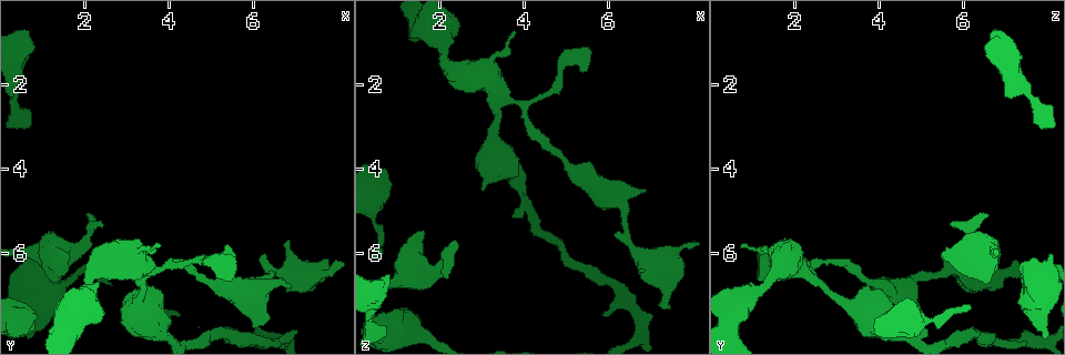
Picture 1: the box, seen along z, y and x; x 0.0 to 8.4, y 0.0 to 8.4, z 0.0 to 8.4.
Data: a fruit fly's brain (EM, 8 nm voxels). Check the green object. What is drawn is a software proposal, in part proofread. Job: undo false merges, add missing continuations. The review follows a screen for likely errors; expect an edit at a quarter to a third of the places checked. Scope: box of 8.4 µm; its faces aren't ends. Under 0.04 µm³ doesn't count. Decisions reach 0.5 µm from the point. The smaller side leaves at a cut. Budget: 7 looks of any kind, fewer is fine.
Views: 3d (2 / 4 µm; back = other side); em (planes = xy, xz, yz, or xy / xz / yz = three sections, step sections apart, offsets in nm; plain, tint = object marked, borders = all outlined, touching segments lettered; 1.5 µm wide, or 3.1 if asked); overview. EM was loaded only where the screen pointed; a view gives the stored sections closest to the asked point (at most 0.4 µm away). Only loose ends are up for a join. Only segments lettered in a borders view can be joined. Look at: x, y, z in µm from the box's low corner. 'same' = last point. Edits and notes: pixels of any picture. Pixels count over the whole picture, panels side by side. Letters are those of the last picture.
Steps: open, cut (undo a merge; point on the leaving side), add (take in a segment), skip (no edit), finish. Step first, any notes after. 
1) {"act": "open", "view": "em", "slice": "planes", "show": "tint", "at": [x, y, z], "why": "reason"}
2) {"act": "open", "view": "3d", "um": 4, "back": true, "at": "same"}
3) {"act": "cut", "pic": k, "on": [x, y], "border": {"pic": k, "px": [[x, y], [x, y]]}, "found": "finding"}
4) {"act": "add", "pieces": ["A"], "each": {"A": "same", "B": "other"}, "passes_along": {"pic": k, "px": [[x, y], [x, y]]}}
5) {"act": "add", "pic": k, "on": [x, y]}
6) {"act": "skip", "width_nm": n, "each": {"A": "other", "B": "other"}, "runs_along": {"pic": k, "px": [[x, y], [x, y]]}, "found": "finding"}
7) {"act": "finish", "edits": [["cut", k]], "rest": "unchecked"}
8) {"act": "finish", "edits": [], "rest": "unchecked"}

{"act": "open", "view": "3d", "um": 2, "at": [6.95, 6.75, 4.50], "why": "branch stops here"}

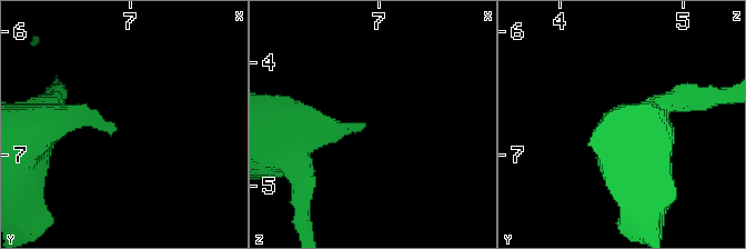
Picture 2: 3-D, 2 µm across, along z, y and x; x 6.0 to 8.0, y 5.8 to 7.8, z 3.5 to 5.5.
{"act": "open", "view": "em", "slice": "xz", "step": 8, "show": "borders", "at": [6.90, 6.80, 4.48], "why": "now the EM"}

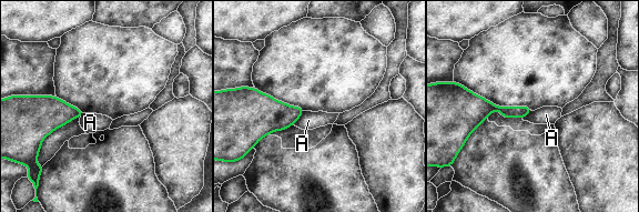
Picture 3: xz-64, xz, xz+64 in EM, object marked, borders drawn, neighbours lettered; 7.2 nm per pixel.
{"act": "open", "view": "em", "slice": "planes", "show": "borders", "at": "same"}

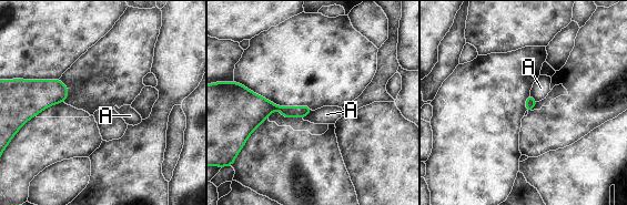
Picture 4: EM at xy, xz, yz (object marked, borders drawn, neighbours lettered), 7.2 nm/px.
{"act": "skip", "each": {"A": "other"}, "border": {"pic": 4, "px": [[311, 110], [302, 118]]}, "found": "none of them fits"}

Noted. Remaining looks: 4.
{"act": "open", "view": "3d", "um": 4, "at": [1.65, 6.05, 5.50], "why": "branch stops here"}

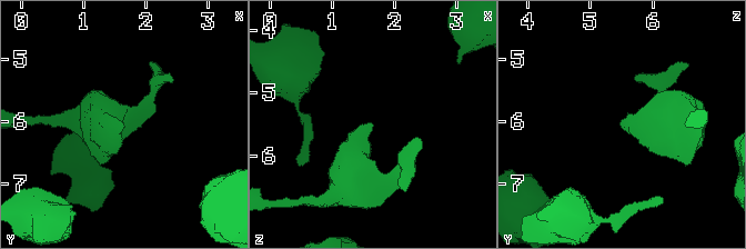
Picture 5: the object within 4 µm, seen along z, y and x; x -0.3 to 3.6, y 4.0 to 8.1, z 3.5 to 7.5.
{"act": "open", "view": "em", "slice": "xy", "step": 4, "show": "borders", "at": [1.65, 6.05, 5.50]}

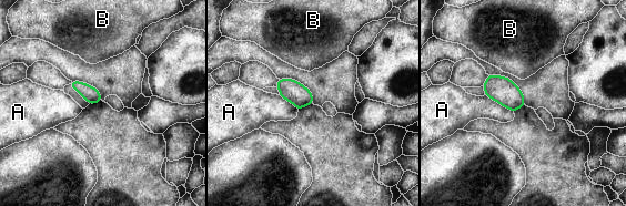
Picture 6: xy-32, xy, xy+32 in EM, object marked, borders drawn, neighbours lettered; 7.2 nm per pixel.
{"act": "open", "view": "em", "slice": "planes", "show": "borders", "at": "same"}

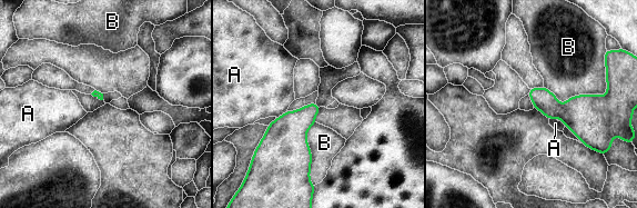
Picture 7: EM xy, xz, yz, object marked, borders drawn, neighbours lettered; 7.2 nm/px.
{"act": "skip", "each": {"A": "other", "B": "other"}, "border": {"pic": 7, "px": [[544, 86], [562, 104], [607, 92]]}, "found": "no lettered segment goes on from it"}

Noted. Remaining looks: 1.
{"act": "finish", "edits": [], "rest": "unchecked"}

